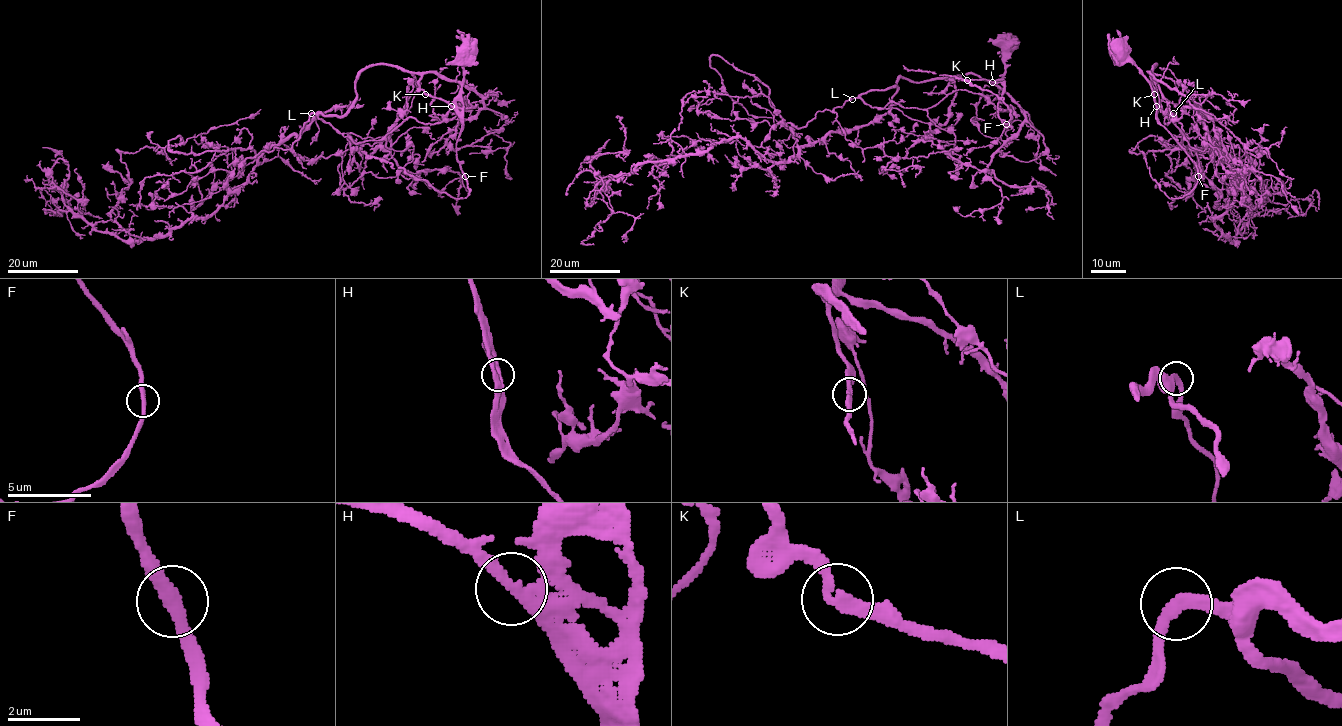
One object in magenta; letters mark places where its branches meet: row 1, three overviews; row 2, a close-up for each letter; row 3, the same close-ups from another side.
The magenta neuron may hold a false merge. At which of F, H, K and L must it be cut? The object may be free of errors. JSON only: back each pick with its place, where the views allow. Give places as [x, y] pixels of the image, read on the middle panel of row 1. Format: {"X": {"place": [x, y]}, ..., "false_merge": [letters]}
{"false_merge": []}

